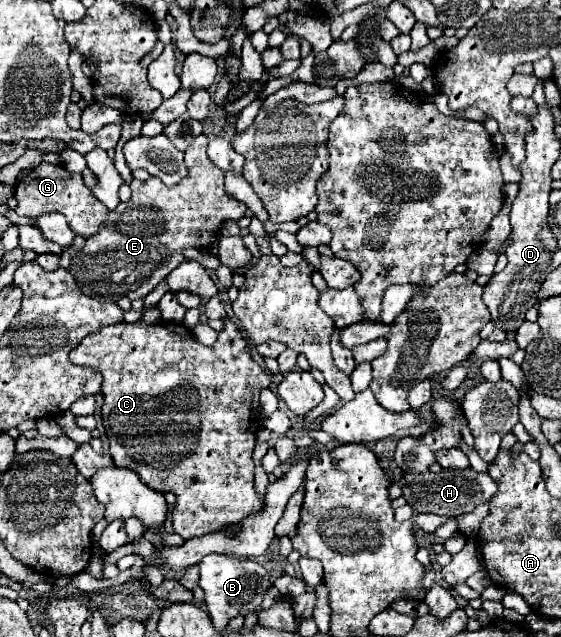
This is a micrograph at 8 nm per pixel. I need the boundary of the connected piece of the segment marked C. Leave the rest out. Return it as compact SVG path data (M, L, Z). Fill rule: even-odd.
M136 321L108 325L86 335L70 359L76 365L88 365L102 373L102 421L110 441L112 461L118 467L136 471L148 487L176 495L172 525L182 539L212 533L228 523L238 523L244 515L252 515L252 511L260 511L262 501L254 491L256 465L252 461L252 449L256 429L260 427L258 395L260 389L270 385L270 377L252 361L248 343L232 321L224 325L212 347L198 343L184 323L146 325L144 321Z

